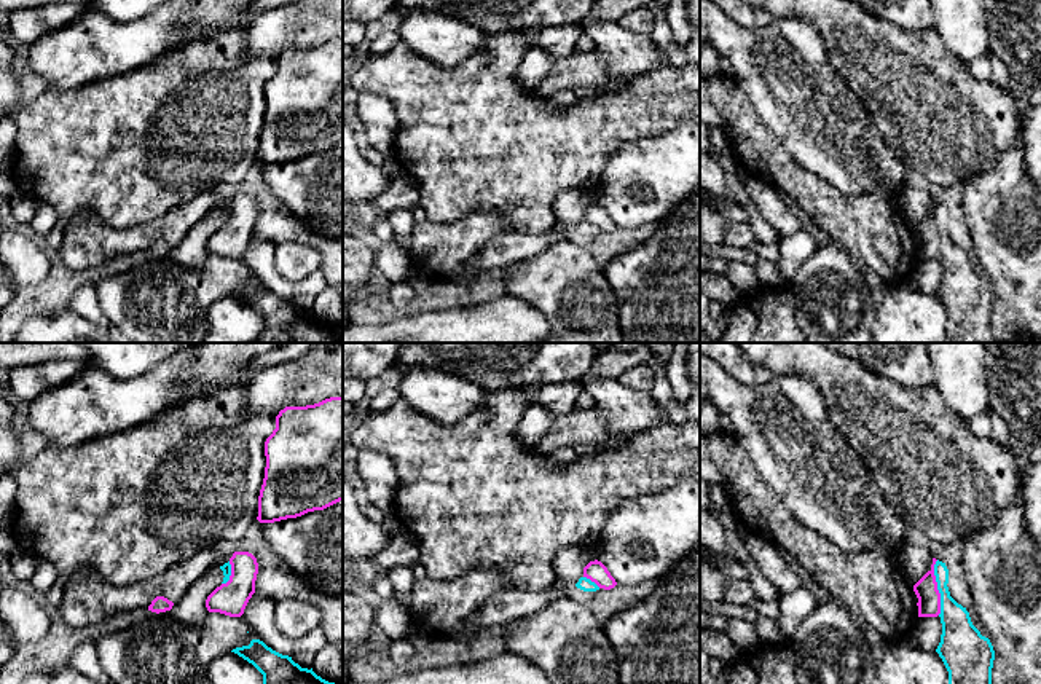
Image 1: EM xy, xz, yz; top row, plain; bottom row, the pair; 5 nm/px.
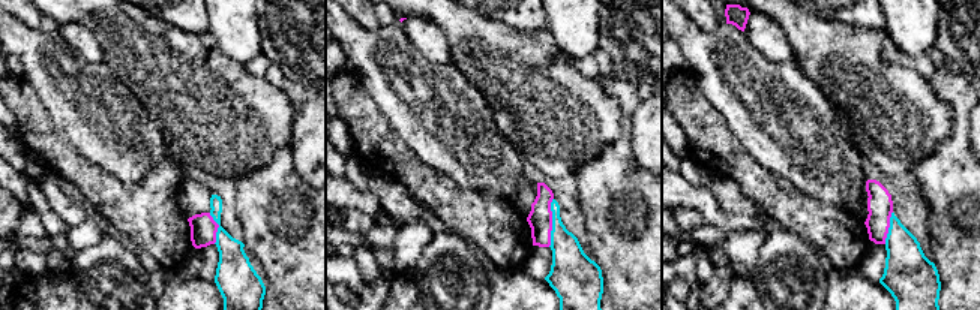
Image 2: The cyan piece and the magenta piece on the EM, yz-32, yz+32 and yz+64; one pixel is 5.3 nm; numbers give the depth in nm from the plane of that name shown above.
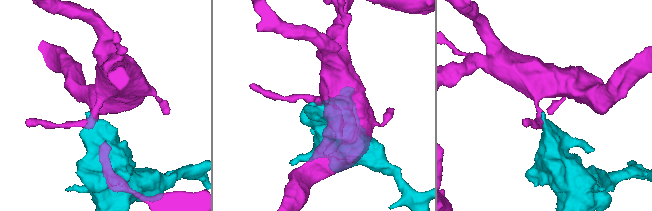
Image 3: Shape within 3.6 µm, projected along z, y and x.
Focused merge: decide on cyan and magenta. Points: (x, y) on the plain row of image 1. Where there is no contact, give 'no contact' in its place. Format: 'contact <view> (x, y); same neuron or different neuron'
contact yz (938, 230); different neuron

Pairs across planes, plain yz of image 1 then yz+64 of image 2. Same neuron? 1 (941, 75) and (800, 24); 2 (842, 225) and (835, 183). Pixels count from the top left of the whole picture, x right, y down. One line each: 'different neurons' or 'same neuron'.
1: same neuron
2: different neurons

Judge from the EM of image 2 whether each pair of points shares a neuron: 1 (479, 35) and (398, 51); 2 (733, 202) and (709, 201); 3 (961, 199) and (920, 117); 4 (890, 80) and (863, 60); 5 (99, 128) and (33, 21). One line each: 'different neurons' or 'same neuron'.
1: different neurons
2: different neurons
3: different neurons
4: same neuron
5: different neurons

